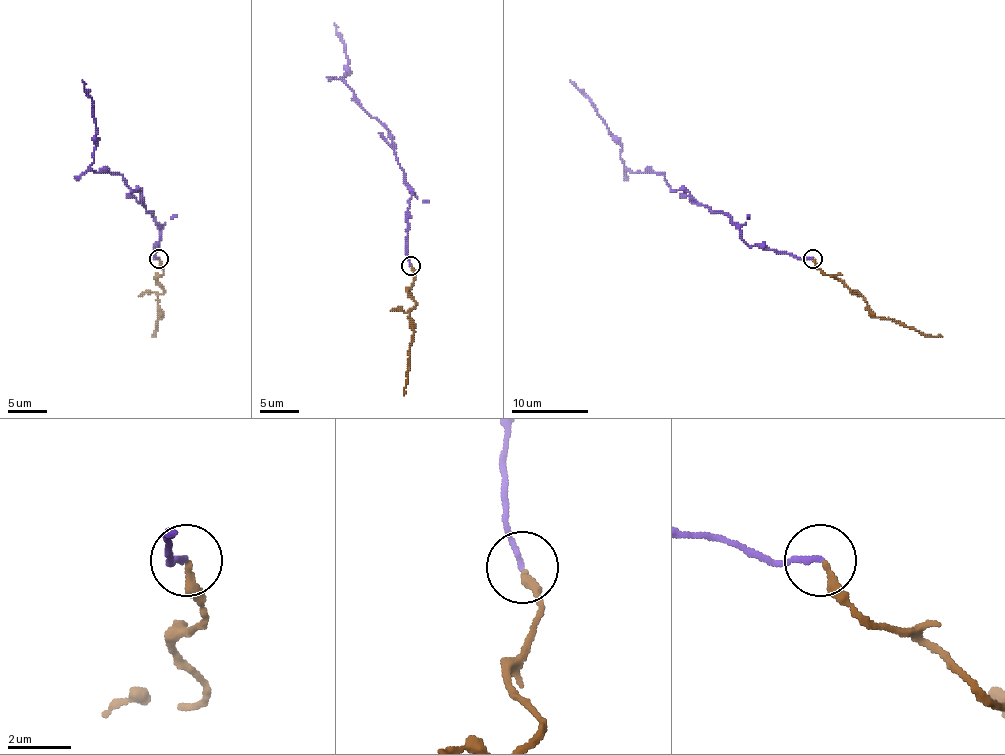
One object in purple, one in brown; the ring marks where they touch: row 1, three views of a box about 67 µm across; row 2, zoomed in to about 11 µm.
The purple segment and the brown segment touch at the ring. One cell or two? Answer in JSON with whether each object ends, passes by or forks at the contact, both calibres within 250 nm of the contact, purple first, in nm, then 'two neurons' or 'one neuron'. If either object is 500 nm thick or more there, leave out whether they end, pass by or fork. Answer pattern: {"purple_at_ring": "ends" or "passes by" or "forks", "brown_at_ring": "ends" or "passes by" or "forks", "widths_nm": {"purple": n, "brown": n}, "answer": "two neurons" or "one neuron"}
{"purple_at_ring": "ends", "brown_at_ring": "ends", "widths_nm": {"purple": 160, "brown": 240}, "answer": "one neuron"}

